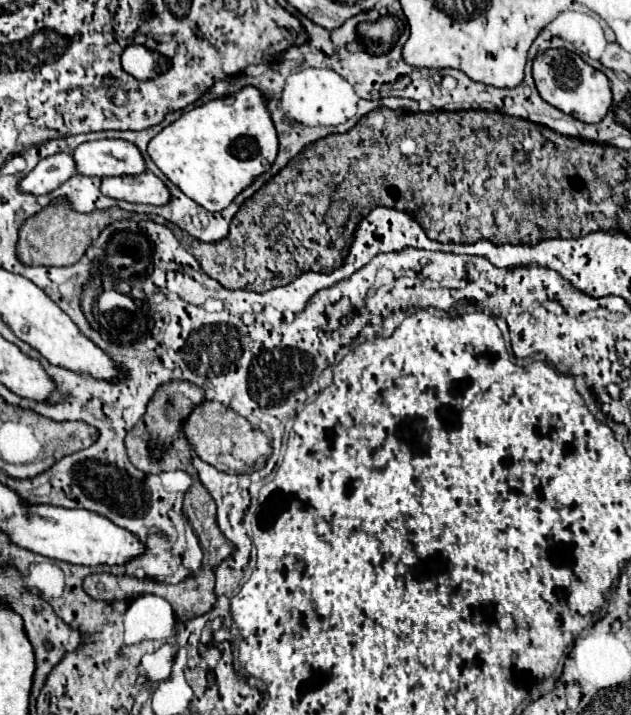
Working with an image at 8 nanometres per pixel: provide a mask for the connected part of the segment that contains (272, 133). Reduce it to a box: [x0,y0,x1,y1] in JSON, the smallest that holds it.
[146,86,278,212]

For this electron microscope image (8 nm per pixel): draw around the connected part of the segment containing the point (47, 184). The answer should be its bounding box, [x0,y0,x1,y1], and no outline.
[18,154,76,196]

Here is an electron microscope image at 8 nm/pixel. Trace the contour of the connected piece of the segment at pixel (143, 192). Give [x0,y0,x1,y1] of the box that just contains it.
[100,172,170,206]

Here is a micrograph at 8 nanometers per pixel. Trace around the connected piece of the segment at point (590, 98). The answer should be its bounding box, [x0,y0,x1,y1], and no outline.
[532,48,612,124]

